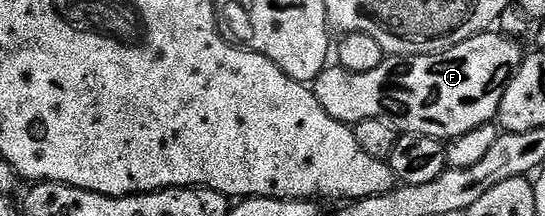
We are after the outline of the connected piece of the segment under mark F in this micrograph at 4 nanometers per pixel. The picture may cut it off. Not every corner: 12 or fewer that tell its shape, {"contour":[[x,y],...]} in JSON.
{"contour":[[486,31],[441,53],[327,67],[311,88],[352,127],[448,143],[497,121],[523,60]]}

